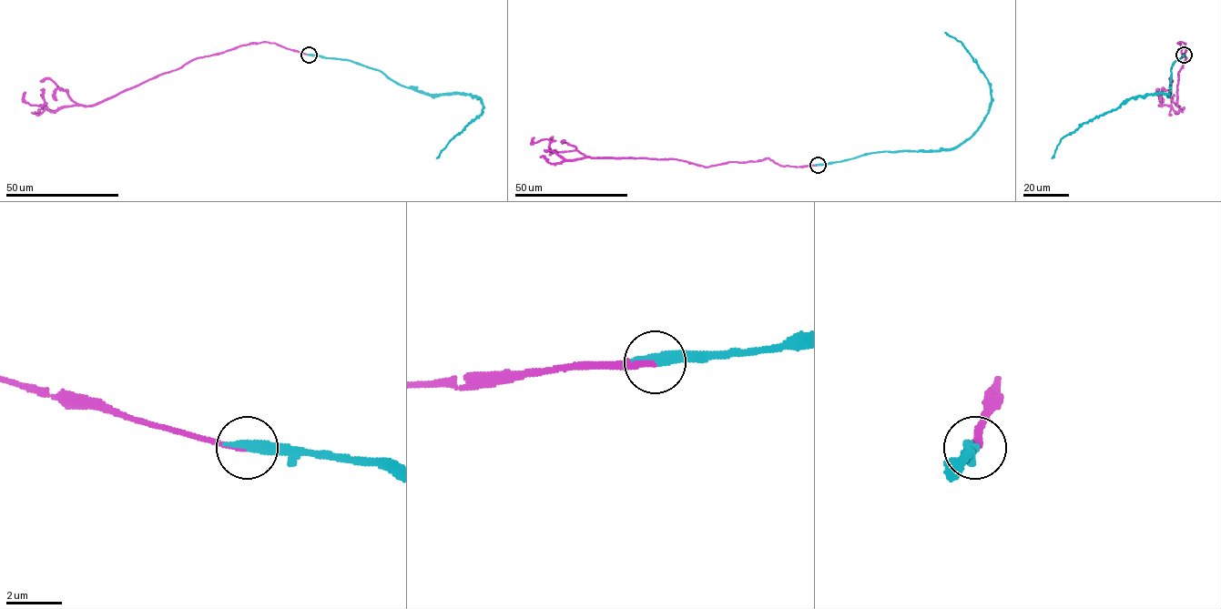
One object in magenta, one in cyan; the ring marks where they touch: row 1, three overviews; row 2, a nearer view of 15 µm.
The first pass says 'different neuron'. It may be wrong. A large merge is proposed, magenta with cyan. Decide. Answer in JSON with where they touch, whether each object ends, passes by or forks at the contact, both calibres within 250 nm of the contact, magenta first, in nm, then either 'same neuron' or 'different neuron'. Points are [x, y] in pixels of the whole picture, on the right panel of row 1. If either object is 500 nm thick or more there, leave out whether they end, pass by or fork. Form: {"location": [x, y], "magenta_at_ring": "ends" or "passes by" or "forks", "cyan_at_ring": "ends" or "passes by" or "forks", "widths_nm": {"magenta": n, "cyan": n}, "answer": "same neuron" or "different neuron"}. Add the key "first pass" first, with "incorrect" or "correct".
{"first pass": "incorrect", "location": [1184, 55], "magenta_at_ring": "ends", "cyan_at_ring": "ends", "widths_nm": {"magenta": 260, "cyan": 420}, "answer": "same neuron"}

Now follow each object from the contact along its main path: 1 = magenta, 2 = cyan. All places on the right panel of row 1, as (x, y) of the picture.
1: (1185, 55), (1185, 43), (1180, 42), (1185, 57), (1178, 72), (1179, 110), (1158, 106), (1162, 101), (1157, 92)
2: (1185, 55), (1171, 68), (1169, 95), (1146, 94), (1125, 100), (1118, 107), (1084, 122), (1064, 136), (1052, 158)

